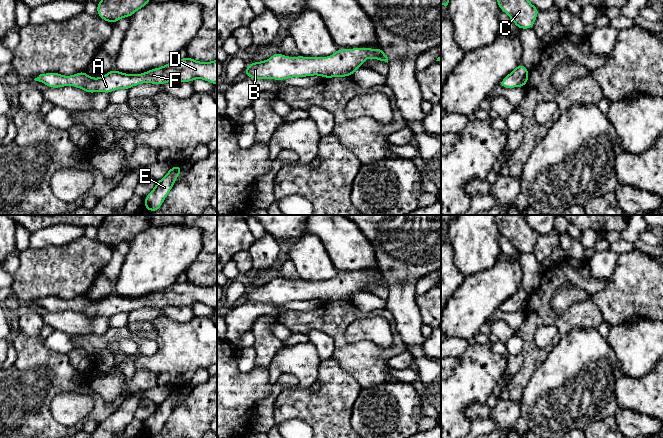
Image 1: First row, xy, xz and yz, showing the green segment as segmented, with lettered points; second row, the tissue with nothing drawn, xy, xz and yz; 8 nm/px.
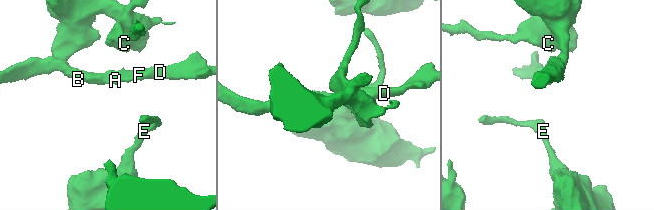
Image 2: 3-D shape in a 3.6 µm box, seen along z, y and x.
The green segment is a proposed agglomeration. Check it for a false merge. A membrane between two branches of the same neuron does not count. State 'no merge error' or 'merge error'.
no merge error

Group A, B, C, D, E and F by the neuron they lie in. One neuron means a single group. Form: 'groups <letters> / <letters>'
groups A B C D E F

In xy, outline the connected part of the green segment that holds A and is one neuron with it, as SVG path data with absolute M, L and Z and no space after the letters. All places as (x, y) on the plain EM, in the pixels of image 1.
M190 281L176 282L164 290L141 298L120 297L116 293L112 293L100 302L93 302L88 300L85 295L72 300L50 296L40 298L34 304L46 308L49 312L75 310L87 317L109 318L121 312L130 314L134 309L143 307L163 309L166 306L192 306L196 302L217 309L217 283L211 286L199 286Z

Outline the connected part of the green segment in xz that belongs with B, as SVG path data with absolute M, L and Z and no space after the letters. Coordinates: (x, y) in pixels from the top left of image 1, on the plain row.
M381 272L339 273L329 281L288 281L273 277L270 283L247 289L247 302L285 304L293 301L320 299L323 302L351 301L368 282L385 285L388 281Z

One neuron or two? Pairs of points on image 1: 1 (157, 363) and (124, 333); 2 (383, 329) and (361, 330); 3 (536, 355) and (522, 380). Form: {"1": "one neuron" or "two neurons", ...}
{"1": "two neurons", "2": "one neuron", "3": "one neuron"}

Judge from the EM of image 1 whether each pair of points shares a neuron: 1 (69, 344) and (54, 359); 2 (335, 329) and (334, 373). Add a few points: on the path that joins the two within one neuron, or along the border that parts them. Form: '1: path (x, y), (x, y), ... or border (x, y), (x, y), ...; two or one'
1: border (44, 339), (44, 344), (47, 347), (67, 354); two
2: border (332, 358), (352, 375); two

